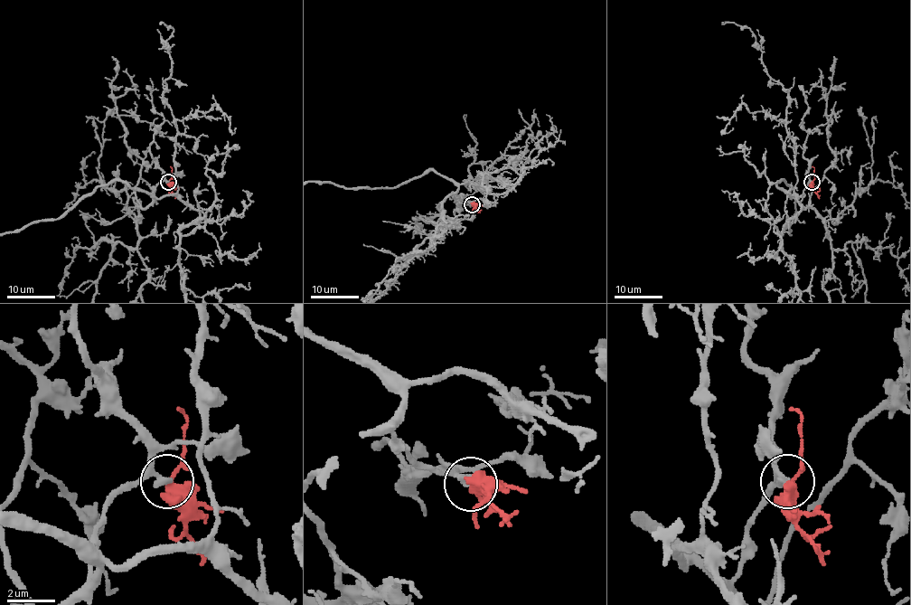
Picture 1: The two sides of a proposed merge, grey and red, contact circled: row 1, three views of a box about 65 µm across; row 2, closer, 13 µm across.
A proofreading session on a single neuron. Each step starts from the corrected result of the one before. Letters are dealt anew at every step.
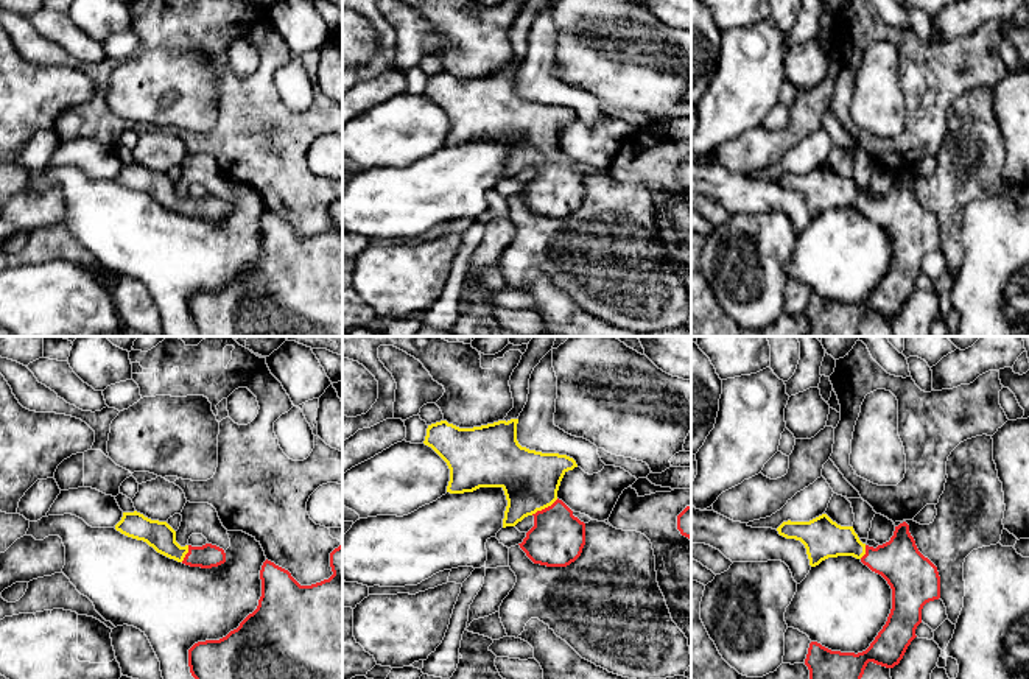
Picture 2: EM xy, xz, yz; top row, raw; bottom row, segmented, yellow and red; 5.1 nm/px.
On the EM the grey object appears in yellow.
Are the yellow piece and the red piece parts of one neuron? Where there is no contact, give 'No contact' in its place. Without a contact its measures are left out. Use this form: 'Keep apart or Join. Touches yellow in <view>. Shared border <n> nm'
Join. Touches yellow in xz. Shared border 170 nm

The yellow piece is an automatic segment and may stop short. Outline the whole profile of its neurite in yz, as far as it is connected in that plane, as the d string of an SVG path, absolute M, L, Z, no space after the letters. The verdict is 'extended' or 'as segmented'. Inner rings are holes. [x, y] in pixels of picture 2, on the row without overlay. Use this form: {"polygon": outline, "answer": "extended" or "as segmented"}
{"polygon": "M827 165L810 173L783 173L777 182L783 188L800 192L805 196L811 218L819 216L828 209L853 207L872 223L881 226L892 240L892 260L887 273L866 302L858 305L841 304L831 302L817 293L810 294L805 310L805 316L810 321L806 336L859 336L869 313L886 319L898 316L908 297L917 288L915 280L922 274L923 257L940 249L940 227L937 218L918 202L909 184L909 176L903 173L895 178L890 192L876 199L862 195L853 178L841 178Z", "answer": "extended"}

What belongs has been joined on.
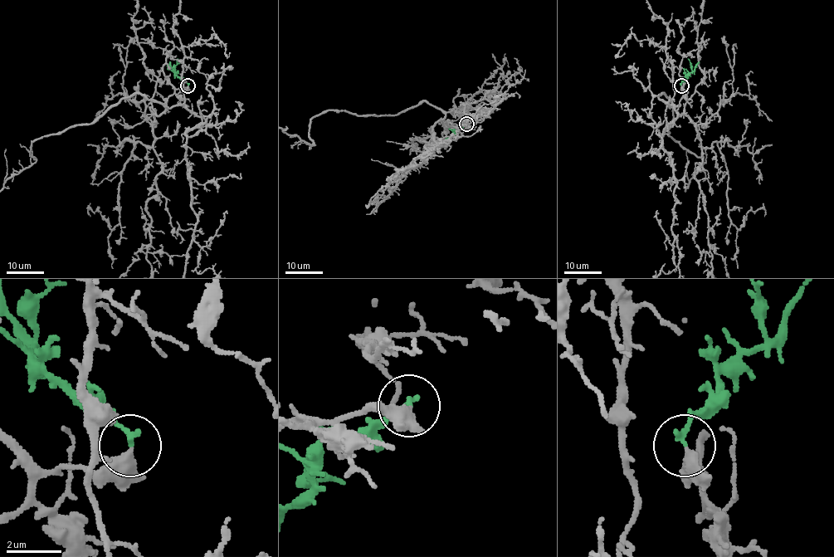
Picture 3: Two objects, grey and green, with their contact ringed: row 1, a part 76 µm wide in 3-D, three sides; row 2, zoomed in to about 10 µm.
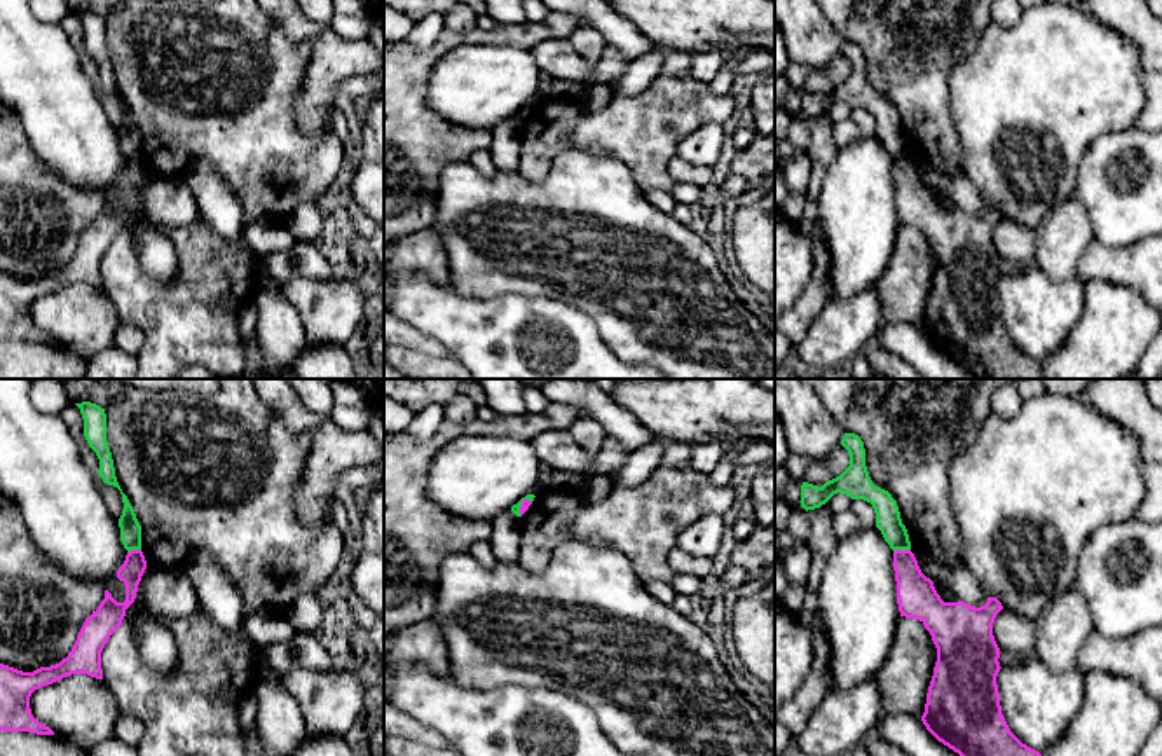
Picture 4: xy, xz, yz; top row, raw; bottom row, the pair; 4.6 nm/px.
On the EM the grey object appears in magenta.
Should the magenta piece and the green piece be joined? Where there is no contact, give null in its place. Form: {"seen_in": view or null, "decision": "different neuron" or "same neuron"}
{"seen_in": "yz", "decision": "different neuron"}

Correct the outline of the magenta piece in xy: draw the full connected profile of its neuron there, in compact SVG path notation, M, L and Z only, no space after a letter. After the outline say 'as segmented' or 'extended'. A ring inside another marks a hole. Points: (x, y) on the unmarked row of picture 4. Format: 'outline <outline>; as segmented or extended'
outline M127 161L124 173L117 180L117 187L126 192L126 210L117 211L105 199L105 208L85 227L72 260L59 272L40 276L33 281L23 281L0 272L0 339L54 344L49 335L33 326L30 318L31 302L72 283L103 288L101 260L110 244L122 234L126 218L134 211L145 178L143 161Z; as segmented

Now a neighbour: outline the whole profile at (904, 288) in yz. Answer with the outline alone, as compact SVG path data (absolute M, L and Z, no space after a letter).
M902 225L879 293L885 320L921 326L937 271L937 257L923 230Z

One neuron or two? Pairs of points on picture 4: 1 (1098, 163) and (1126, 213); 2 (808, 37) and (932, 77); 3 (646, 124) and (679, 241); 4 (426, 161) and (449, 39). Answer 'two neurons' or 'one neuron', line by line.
1: one neuron
2: two neurons
3: two neurons
4: one neuron

